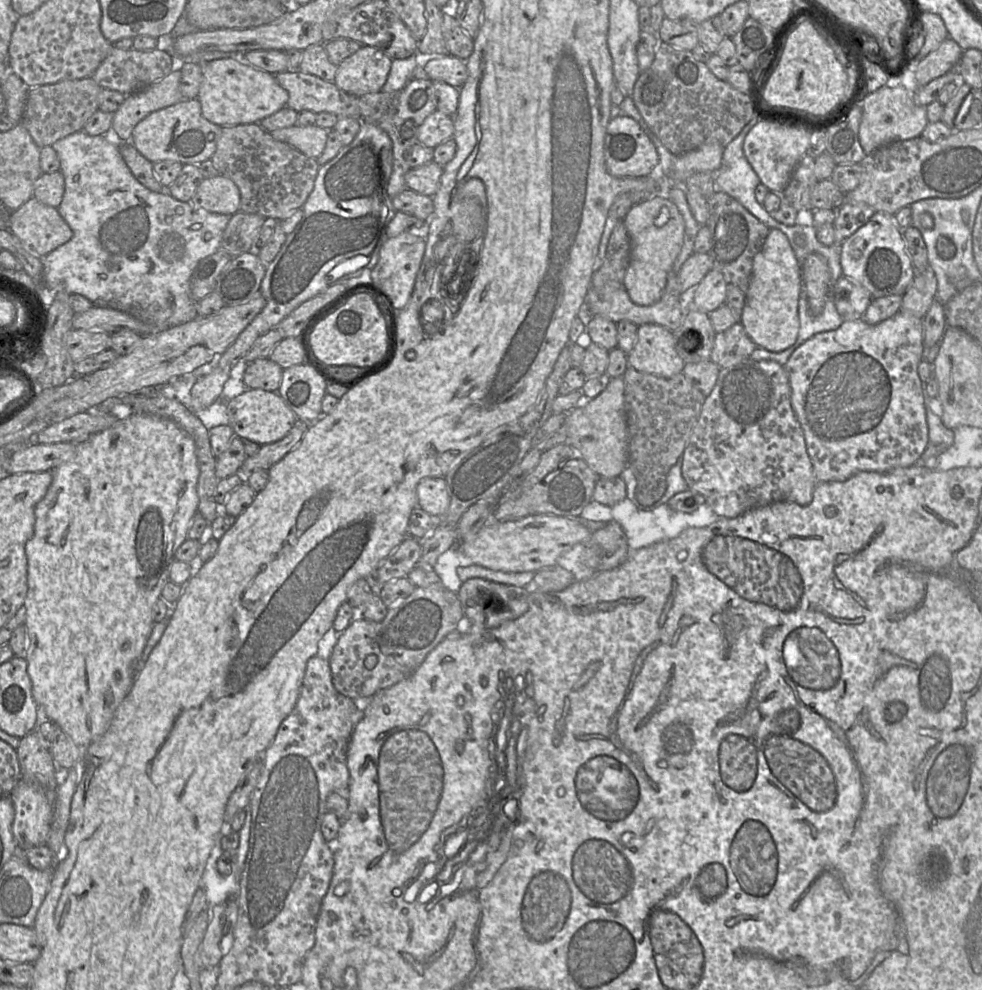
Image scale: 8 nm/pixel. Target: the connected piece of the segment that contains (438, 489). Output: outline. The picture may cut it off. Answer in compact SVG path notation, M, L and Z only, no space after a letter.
M425 477L417 485L417 505L430 516L443 516L450 504L444 477Z

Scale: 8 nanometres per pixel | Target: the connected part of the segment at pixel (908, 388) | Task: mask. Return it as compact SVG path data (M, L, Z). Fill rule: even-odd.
M901 311L876 325L870 325L862 318L844 321L836 330L814 335L792 353L784 365L791 386L791 404L804 432L807 452L818 483L844 481L861 471L887 472L920 463L920 457L930 443L924 402L924 387L927 383L923 383L918 374L918 365L923 358L923 319Z

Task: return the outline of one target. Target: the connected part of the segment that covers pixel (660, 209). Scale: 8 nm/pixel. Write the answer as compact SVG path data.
M654 197L633 205L623 222L630 238L630 262L623 285L633 303L640 306L655 304L663 295L668 273L682 249L684 219L671 200Z

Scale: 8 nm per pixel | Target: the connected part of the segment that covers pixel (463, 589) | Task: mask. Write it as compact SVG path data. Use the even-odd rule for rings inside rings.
M470 578L461 584L457 595L464 611L464 622L473 630L488 630L519 618L529 607L531 587L517 587L486 580Z

